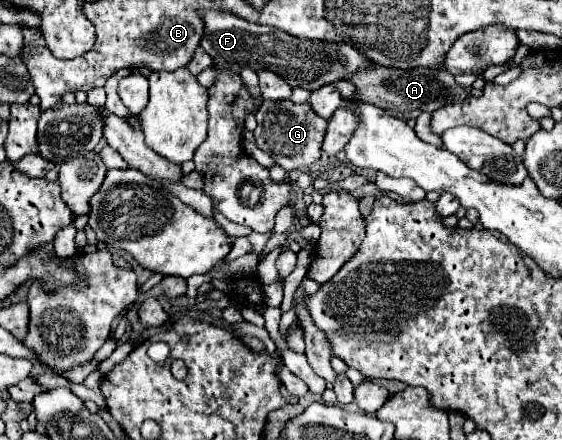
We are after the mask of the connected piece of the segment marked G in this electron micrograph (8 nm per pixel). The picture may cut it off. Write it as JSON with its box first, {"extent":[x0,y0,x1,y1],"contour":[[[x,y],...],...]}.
{"extent":[253,101,327,171],"contour":[[[263,101],[259,111],[255,113],[257,119],[257,129],[253,131],[255,135],[255,145],[269,153],[277,165],[281,165],[285,171],[293,171],[297,167],[305,167],[315,163],[321,157],[321,143],[325,137],[327,121],[319,117],[311,105],[305,103],[293,103],[293,101]]]}

